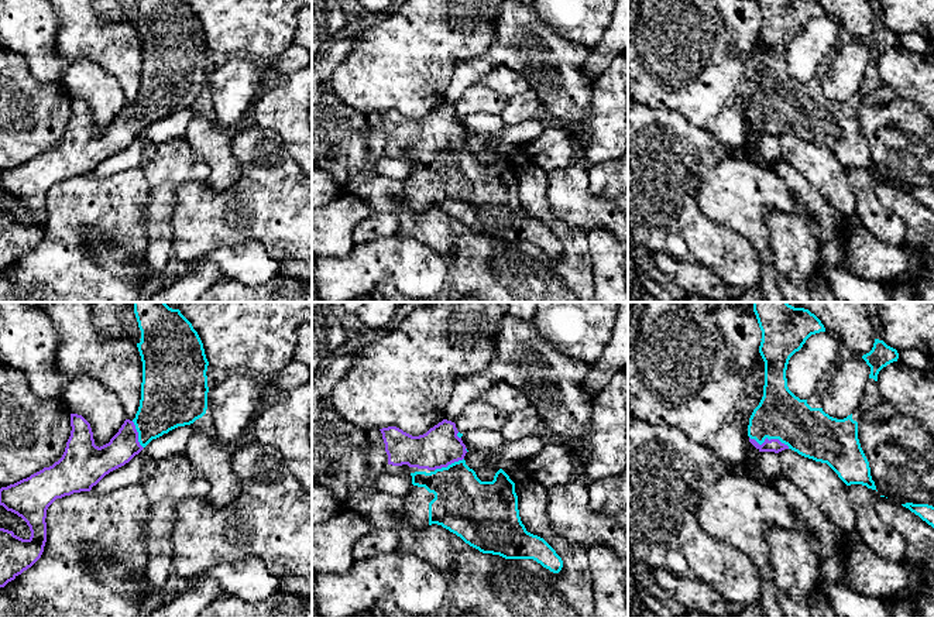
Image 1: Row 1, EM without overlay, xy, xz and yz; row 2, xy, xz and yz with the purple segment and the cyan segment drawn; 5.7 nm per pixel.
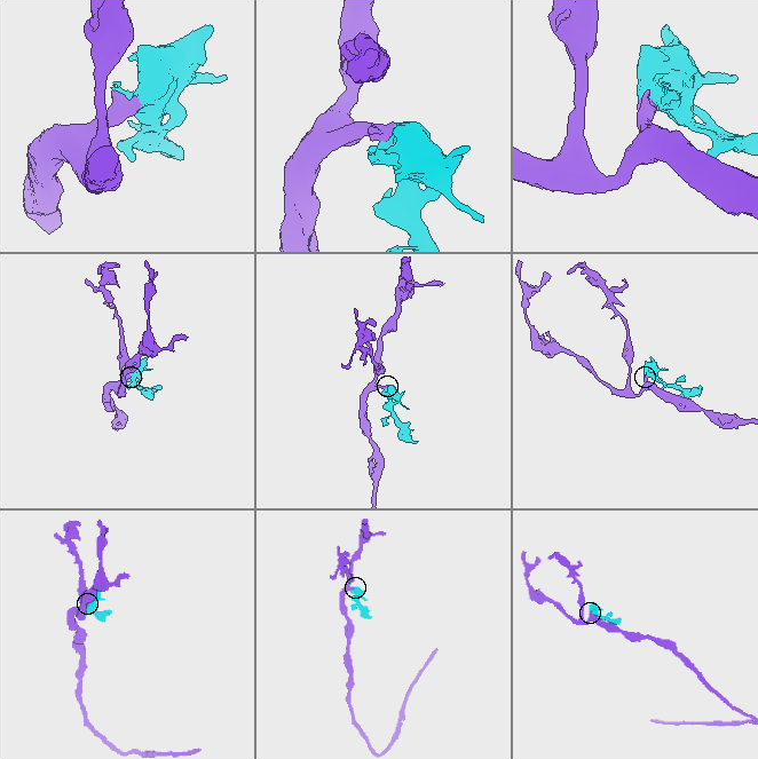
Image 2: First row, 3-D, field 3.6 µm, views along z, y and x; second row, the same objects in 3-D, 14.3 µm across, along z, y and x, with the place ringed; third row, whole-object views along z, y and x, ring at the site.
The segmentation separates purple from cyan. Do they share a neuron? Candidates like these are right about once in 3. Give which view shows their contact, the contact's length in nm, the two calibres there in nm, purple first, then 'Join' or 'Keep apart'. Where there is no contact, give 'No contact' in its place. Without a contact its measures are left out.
Touches purple in yz. Shared border 240 nm. Thickness 80 nm (purple) against 280 nm. Join

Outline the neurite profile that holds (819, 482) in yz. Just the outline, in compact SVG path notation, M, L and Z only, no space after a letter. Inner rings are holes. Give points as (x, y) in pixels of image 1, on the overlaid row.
M792 449L779 452L780 476L790 480L821 513L845 534L855 529L855 510L848 486L827 465L804 457Z

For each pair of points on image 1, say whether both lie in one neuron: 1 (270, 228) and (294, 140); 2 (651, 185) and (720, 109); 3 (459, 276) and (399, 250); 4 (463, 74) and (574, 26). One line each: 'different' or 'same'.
1: different
2: different
3: different
4: different

